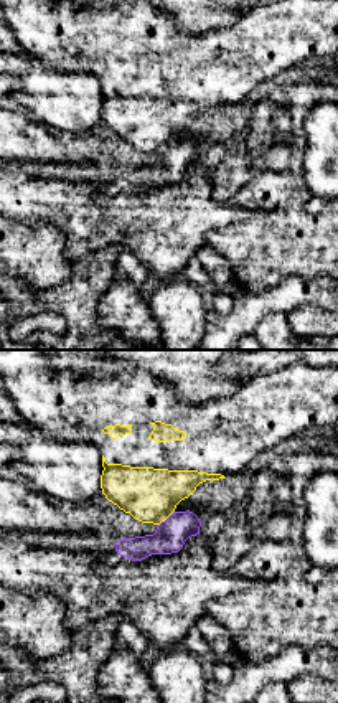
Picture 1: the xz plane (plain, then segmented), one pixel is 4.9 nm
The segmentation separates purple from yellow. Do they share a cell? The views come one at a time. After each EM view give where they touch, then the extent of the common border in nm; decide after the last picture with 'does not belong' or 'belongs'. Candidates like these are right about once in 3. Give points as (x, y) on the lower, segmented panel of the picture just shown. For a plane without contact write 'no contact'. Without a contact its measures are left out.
(167, 518) | 120 nm

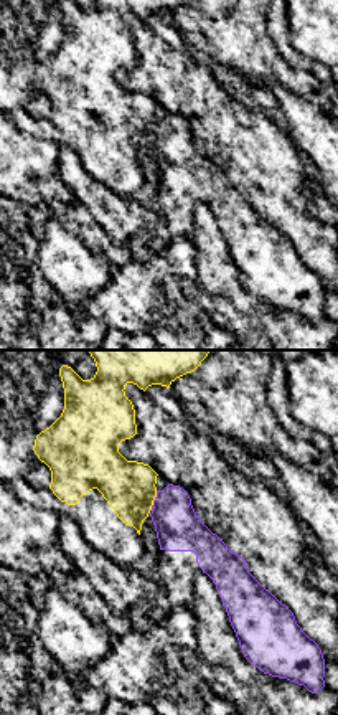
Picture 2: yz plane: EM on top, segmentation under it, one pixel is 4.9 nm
(154, 501) | 100 nm

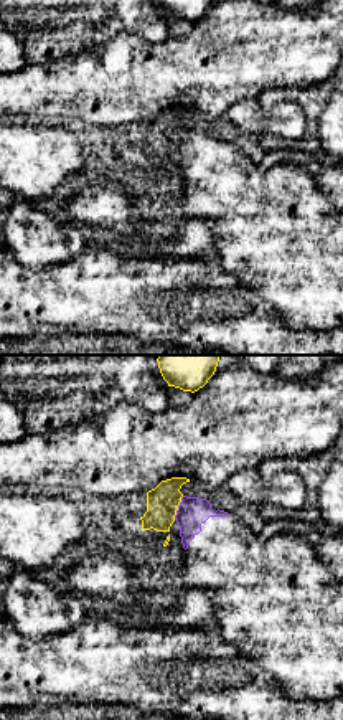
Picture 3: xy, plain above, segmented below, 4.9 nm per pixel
(178, 507) | 130 nm

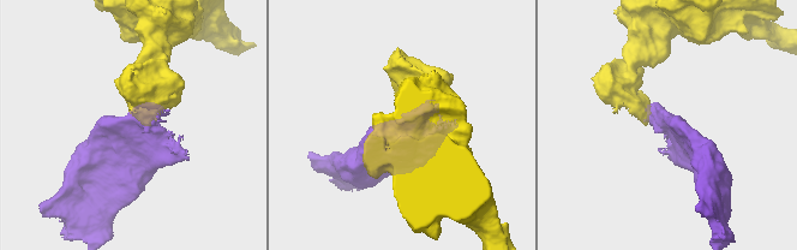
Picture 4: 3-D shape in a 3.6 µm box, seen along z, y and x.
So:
does not belong

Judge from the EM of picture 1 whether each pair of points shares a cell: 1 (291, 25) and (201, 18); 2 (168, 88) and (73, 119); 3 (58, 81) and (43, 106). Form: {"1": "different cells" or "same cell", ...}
{"1": "different cells", "2": "different cells", "3": "same cell"}

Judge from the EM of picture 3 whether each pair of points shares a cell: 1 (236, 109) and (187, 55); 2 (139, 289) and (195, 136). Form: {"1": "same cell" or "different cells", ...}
{"1": "different cells", "2": "different cells"}

